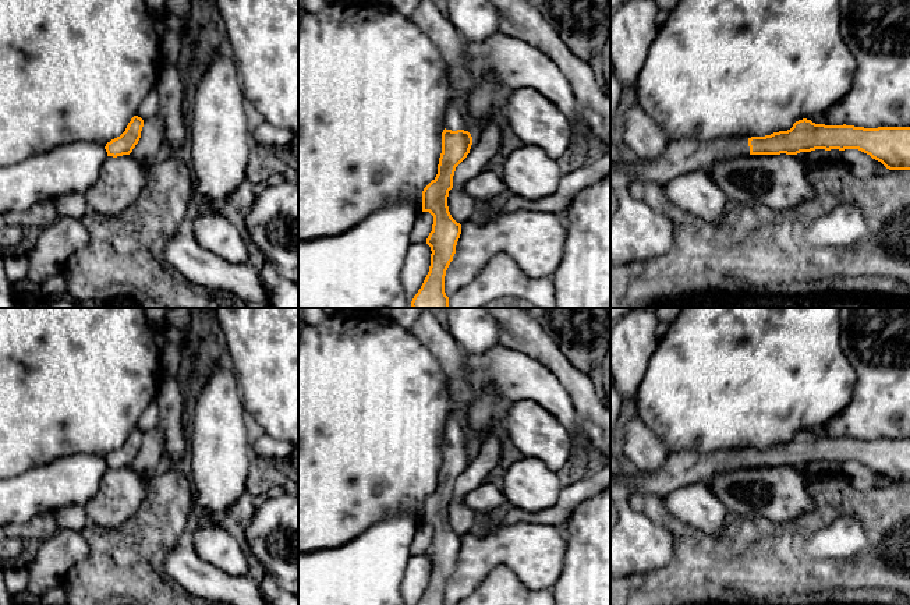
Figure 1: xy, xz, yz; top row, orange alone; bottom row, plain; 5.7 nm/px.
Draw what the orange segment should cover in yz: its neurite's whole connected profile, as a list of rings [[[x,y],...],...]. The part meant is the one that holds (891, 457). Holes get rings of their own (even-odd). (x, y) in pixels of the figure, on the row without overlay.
[[[803,431],[796,434],[787,443],[779,443],[765,449],[734,450],[716,454],[672,454],[656,471],[638,470],[637,473],[633,473],[630,466],[624,461],[624,467],[617,475],[617,481],[631,487],[633,495],[655,496],[661,499],[681,485],[707,481],[718,473],[748,467],[797,467],[800,464],[811,464],[815,461],[858,461],[881,474],[889,482],[910,482],[910,439],[864,441],[846,436],[825,438]]]

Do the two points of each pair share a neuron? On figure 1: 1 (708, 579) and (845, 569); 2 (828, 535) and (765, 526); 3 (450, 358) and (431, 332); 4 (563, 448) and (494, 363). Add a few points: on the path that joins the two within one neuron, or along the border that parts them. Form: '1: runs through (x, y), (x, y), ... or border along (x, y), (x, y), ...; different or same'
1: runs through (742, 577), (811, 577); same
2: border along (841, 513), (806, 541), (807, 559); different
3: runs through (448, 351), (436, 339); same
4: border along (513, 400), (534, 400), (553, 416); different

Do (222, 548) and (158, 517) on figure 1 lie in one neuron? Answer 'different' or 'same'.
different

